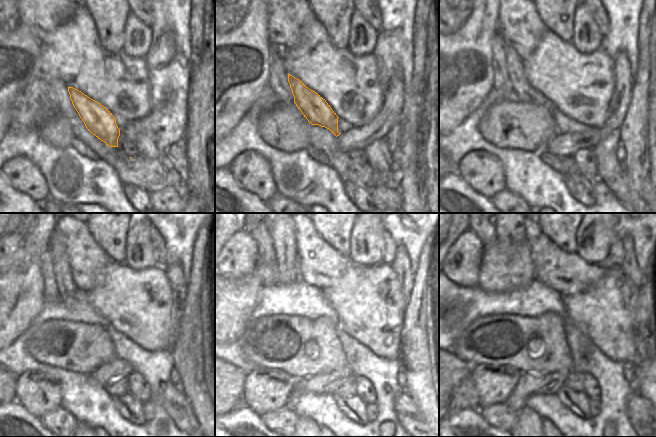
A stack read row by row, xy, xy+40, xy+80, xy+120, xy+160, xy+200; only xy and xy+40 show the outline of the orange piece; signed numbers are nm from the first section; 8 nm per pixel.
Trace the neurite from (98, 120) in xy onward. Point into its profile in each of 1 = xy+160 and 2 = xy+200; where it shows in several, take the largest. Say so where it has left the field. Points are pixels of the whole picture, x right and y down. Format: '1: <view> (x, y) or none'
1: xy+160 (283, 233)
2: xy+200 (541, 299)

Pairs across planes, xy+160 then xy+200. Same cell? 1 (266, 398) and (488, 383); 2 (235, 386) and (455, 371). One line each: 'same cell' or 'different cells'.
1: same cell
2: same cell

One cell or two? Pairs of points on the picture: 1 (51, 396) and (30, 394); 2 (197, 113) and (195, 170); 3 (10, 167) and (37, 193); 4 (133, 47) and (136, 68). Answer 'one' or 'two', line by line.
1: one
2: one
3: one
4: two

